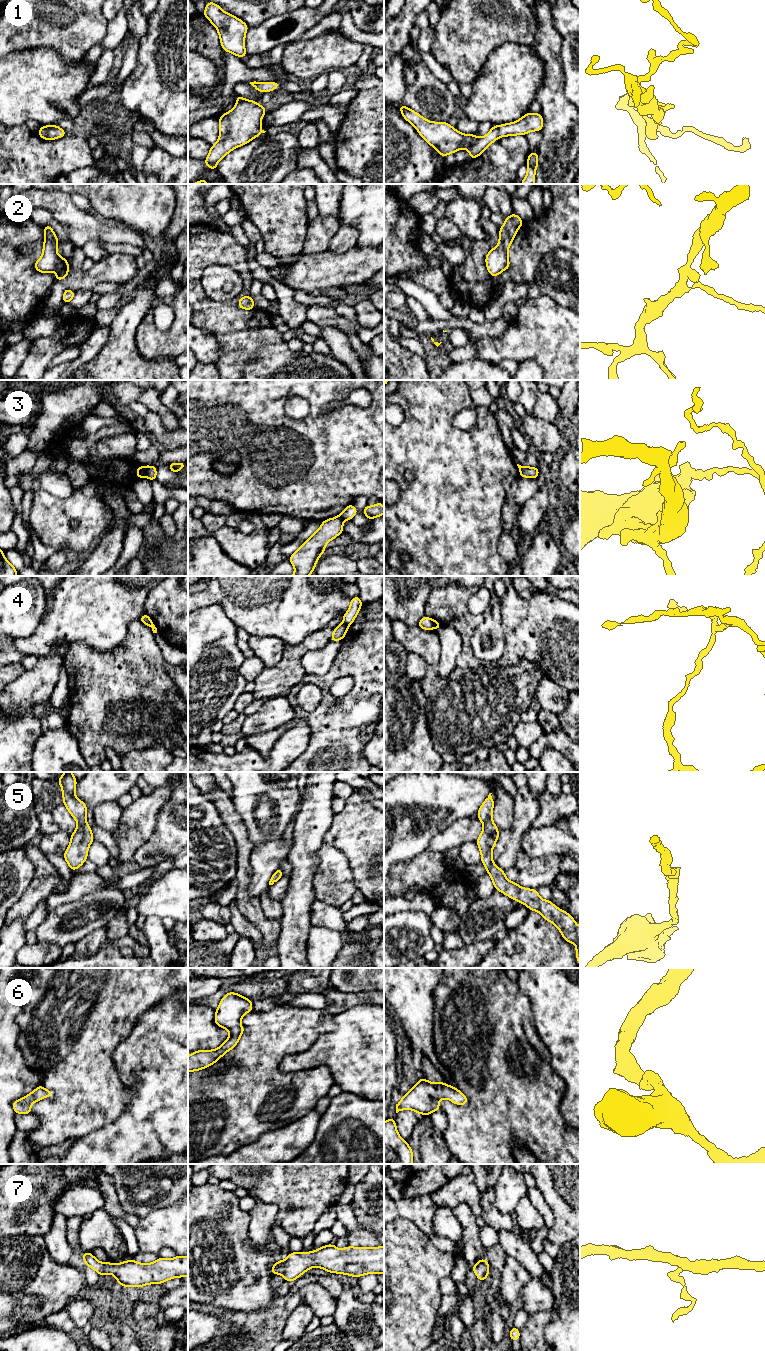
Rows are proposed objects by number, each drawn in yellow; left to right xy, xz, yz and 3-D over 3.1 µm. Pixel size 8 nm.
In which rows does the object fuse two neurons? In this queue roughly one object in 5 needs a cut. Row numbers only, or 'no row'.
3, 4

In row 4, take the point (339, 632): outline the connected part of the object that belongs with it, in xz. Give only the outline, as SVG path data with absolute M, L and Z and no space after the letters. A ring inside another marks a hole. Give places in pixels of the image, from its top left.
M342 623L342 624L338 625L333 630L330 641L332 642L332 641L343 640L343 638L346 635L347 631L348 631L348 625L346 625L345 623Z

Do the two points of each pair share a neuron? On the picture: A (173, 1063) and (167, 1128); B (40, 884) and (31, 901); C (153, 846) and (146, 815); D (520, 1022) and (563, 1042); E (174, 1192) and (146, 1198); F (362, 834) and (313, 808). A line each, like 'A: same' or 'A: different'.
A: same
B: same
C: different
D: different
E: same
F: different

